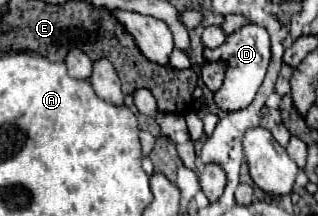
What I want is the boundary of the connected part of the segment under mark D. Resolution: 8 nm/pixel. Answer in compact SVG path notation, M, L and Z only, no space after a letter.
M245 24L237 32L229 34L219 48L215 48L215 50L205 48L205 60L213 62L213 60L219 60L219 56L225 60L225 80L223 80L223 86L213 96L215 106L225 112L243 110L251 104L253 96L257 94L257 88L261 86L261 82L265 78L265 70L271 60L269 34L265 32L265 28L261 28L257 24Z

